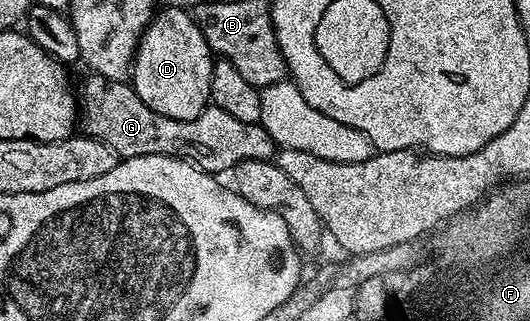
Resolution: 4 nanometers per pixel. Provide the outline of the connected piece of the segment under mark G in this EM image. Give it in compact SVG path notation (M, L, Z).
M87 75L82 84L82 92L77 93L76 99L80 105L80 128L87 136L104 142L119 158L140 158L141 156L176 156L180 160L188 160L198 165L203 172L211 174L229 173L240 162L245 160L273 161L276 156L274 139L264 130L260 123L249 124L240 122L240 118L232 118L213 106L208 106L194 120L177 120L164 114L156 114L135 93L126 80L109 80L103 76Z

